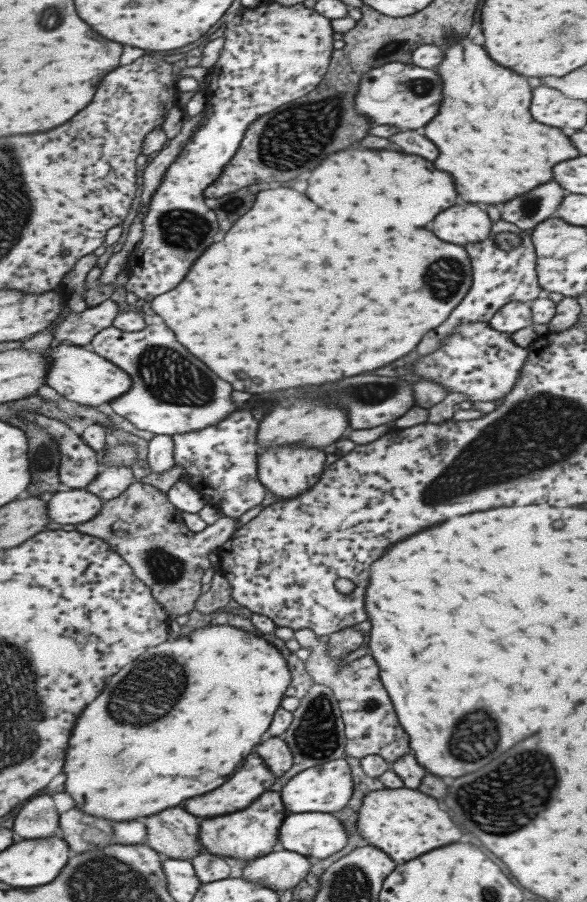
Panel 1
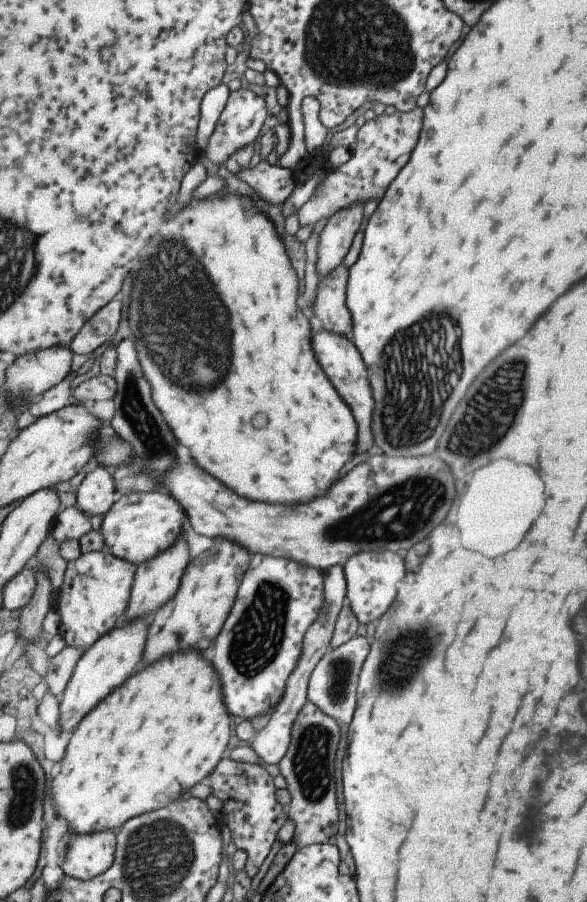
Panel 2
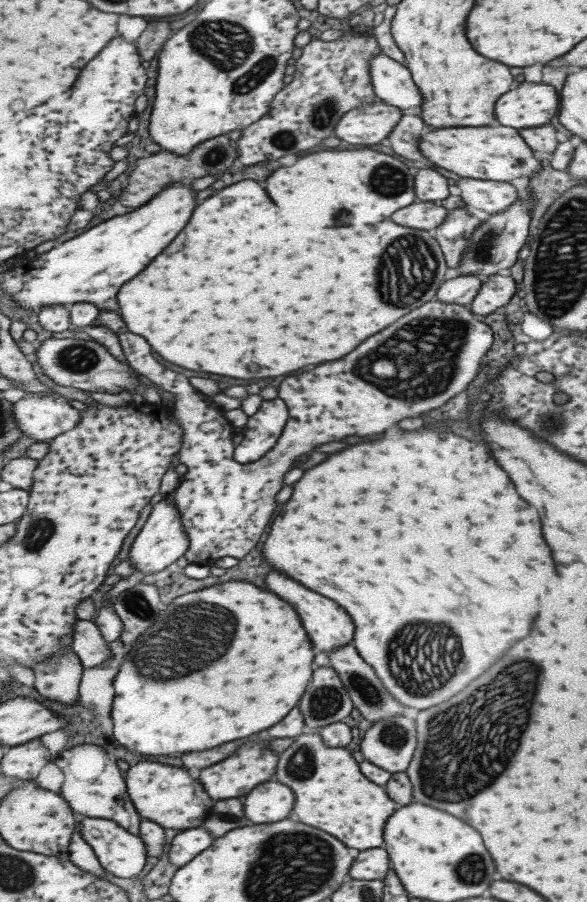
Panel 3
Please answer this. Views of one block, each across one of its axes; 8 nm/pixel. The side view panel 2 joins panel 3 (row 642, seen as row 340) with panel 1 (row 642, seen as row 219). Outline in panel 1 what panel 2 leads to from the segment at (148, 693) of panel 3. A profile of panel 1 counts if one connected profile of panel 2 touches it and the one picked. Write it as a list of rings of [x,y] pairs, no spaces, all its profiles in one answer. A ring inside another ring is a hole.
[[[209,626],[191,636],[149,648],[137,662],[115,674],[101,698],[81,714],[65,764],[65,774],[69,776],[67,792],[77,800],[79,810],[117,822],[155,816],[193,796],[213,792],[235,774],[235,768],[243,766],[239,760],[245,760],[263,742],[263,734],[271,728],[275,712],[283,706],[281,702],[289,684],[291,672],[285,654],[259,634],[249,634],[233,626]]]

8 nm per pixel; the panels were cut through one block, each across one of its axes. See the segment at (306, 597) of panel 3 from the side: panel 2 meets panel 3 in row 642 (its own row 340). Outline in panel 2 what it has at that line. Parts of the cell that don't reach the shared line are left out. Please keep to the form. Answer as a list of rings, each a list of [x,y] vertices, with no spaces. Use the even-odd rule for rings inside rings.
[[[327,330],[319,332],[315,336],[315,346],[317,346],[317,356],[321,358],[321,366],[325,366],[325,372],[329,374],[329,378],[333,378],[333,384],[337,386],[337,390],[341,390],[341,396],[345,398],[345,402],[349,402],[349,406],[353,406],[353,414],[357,414],[357,424],[361,430],[357,450],[359,450],[359,454],[365,454],[375,444],[375,430],[373,430],[375,398],[373,398],[373,390],[371,390],[371,382],[369,382],[369,370],[365,366],[365,360],[359,354],[359,350],[355,348],[353,340],[339,336],[335,332],[327,332]]]

